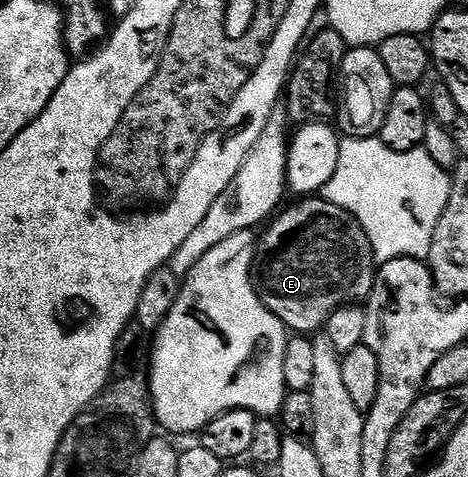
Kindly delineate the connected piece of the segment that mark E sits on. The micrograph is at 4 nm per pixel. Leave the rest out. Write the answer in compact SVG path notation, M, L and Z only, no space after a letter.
M303 197L292 207L284 206L262 228L255 248L255 261L251 265L251 282L259 300L265 304L291 333L322 332L329 317L337 309L362 304L373 289L377 260L369 237L361 225L345 209L330 203L326 197Z

